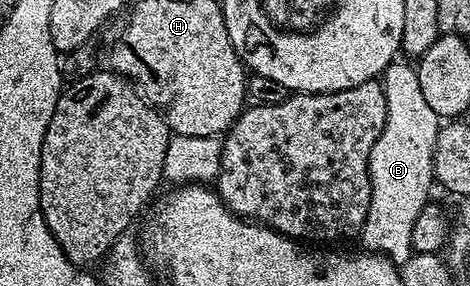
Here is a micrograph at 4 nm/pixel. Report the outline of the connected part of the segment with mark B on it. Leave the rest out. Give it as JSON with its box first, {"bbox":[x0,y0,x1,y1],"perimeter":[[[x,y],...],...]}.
{"bbox":[359,60,439,264],"perimeter":[[[395,60],[383,75],[387,118],[375,148],[369,157],[369,180],[371,184],[371,204],[367,208],[367,220],[363,224],[359,241],[366,251],[390,258],[395,264],[409,259],[411,248],[411,228],[415,219],[430,201],[429,189],[434,189],[433,149],[439,129],[439,119],[435,108],[427,104],[423,88],[419,88],[416,65]]]}

